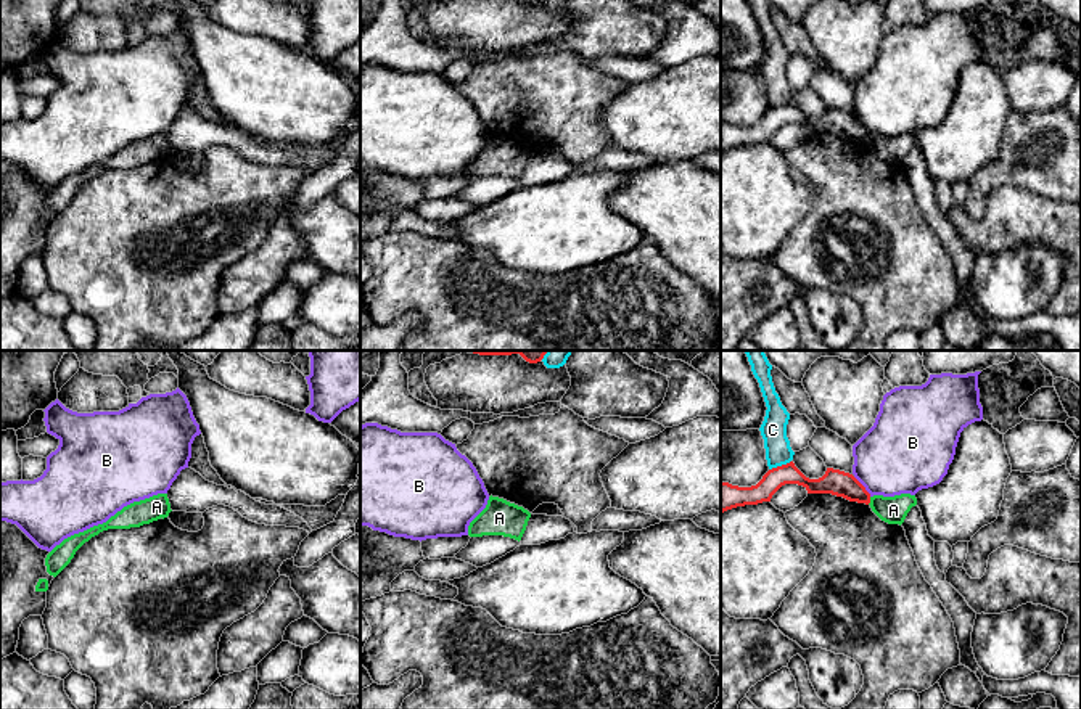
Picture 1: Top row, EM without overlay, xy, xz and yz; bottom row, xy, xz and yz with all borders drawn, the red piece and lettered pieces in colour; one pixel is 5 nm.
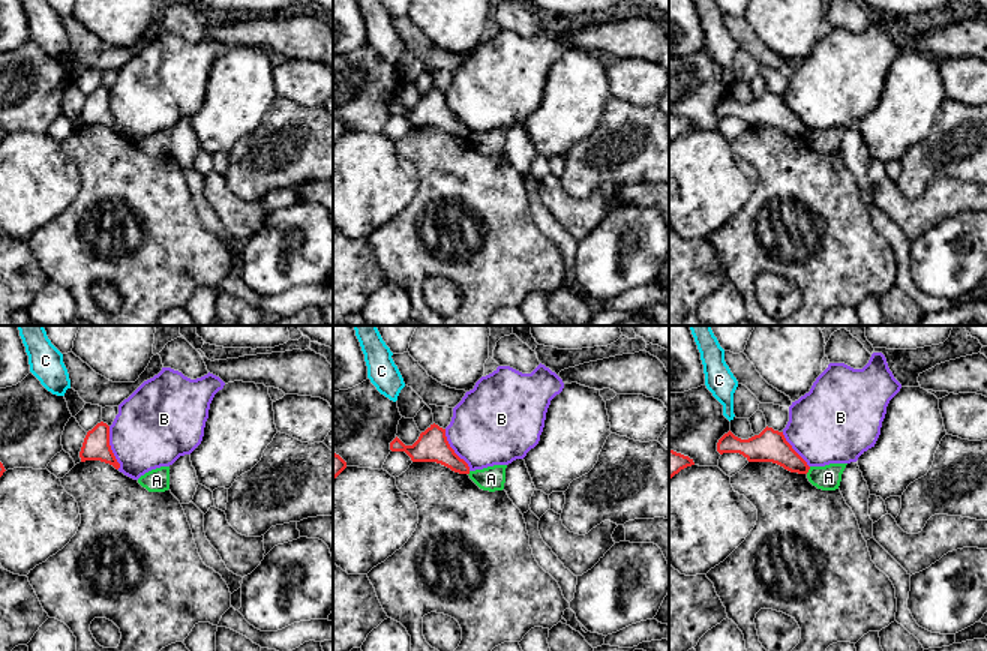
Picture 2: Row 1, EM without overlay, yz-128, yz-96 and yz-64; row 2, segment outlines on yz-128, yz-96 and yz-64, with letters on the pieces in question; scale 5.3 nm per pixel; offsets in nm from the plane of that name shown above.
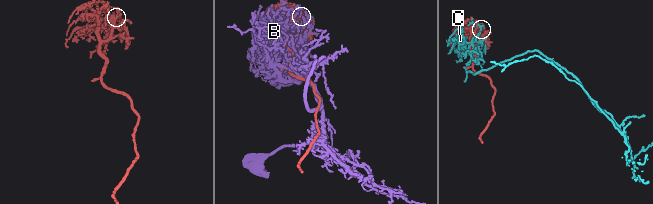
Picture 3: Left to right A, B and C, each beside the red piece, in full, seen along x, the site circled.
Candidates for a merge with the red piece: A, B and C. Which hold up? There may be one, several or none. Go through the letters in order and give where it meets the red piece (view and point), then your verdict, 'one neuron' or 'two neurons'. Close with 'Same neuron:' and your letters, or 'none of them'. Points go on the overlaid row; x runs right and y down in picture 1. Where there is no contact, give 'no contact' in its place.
A: meets red in yz at (869, 500); two neurons
B: meets red in yz at (863, 486); two neurons
C: meets red in yz at (779, 467); two neurons
Same neuron: none of them

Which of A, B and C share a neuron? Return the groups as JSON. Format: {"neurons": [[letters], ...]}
{"neurons": [["A"], ["B"], ["C"]]}

